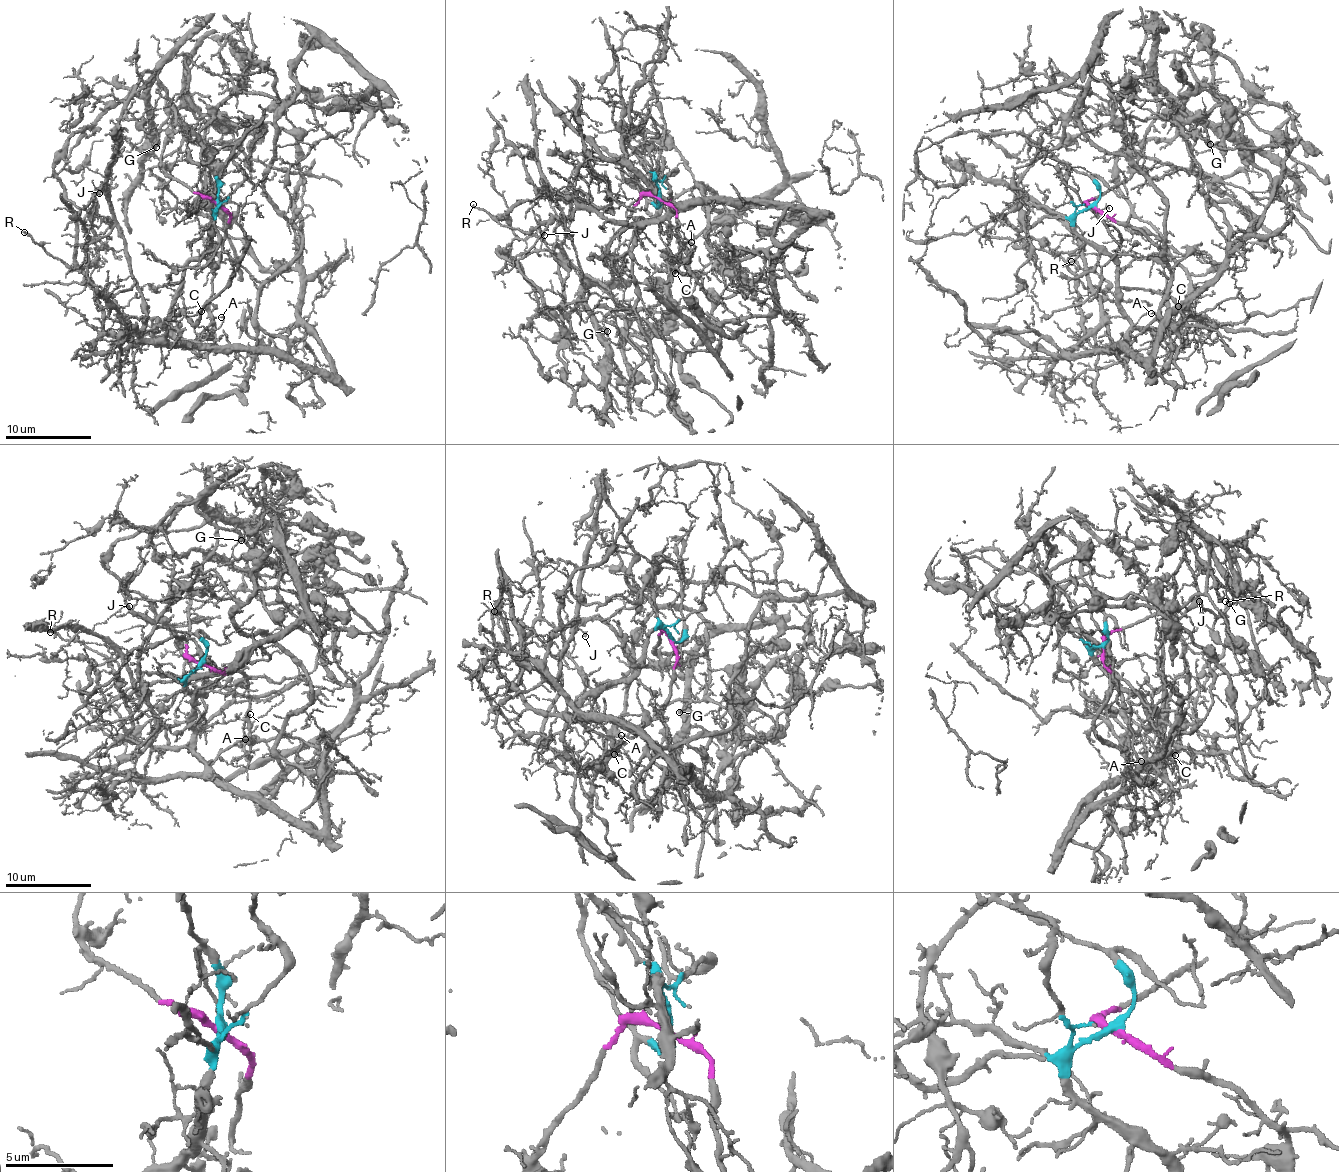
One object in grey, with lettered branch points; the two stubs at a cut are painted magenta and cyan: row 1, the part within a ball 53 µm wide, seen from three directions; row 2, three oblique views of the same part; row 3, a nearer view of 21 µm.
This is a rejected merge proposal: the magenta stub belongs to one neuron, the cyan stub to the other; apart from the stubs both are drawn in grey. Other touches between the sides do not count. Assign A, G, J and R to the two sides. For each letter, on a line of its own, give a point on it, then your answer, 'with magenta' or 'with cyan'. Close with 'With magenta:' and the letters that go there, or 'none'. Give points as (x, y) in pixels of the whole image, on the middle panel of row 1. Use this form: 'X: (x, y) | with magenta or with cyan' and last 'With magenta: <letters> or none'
A: (691, 242) | with magenta
G: (607, 331) | with magenta
J: (544, 235) | with magenta
R: (473, 204) | with cyan
With magenta: A, G, J

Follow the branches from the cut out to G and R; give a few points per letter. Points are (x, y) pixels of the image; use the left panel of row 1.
G: (218, 204), (163, 168), (164, 139), (175, 122), (171, 99), (157, 70), (146, 113), (158, 137), (155, 148)
R: (218, 204), (207, 248), (189, 262), (168, 330), (149, 340), (109, 335), (102, 325), (94, 286), (24, 231)

